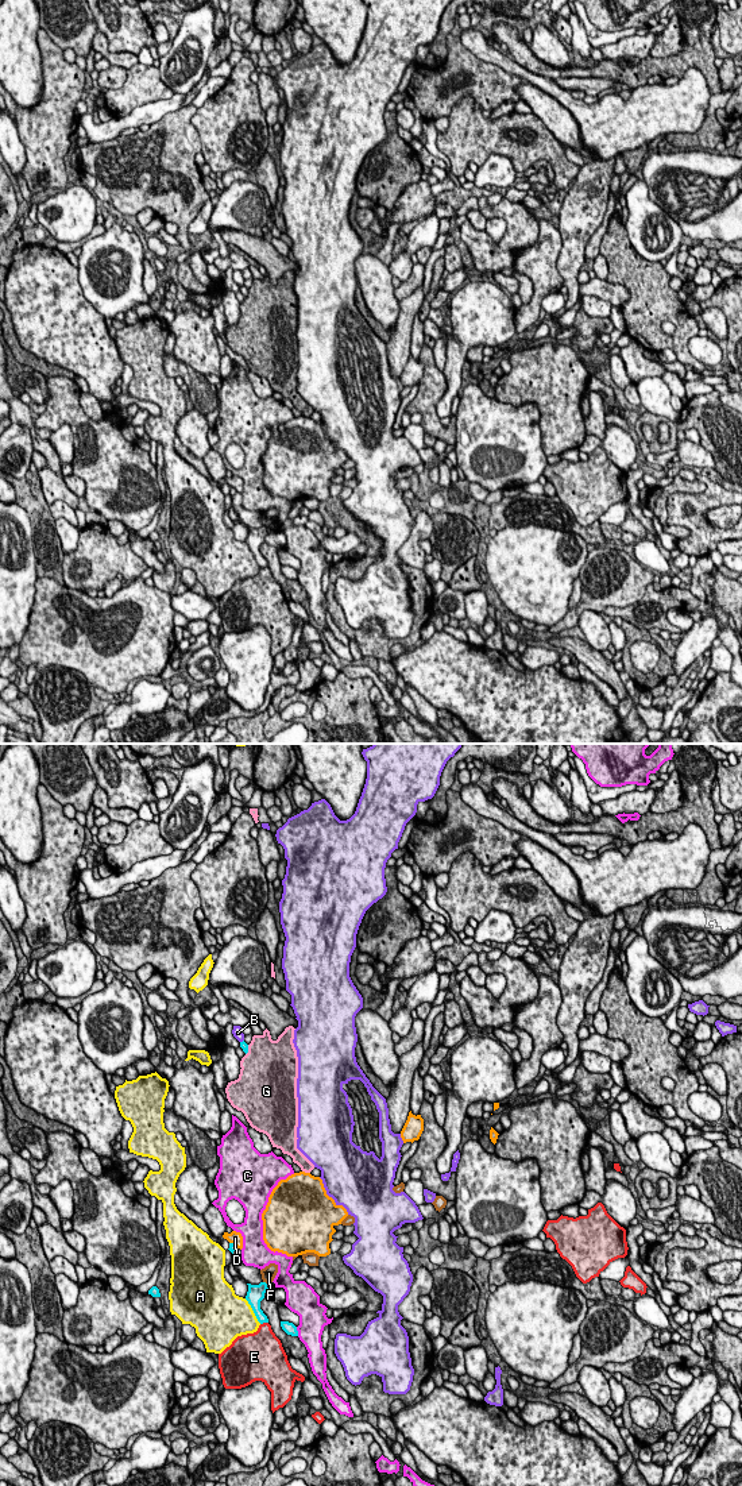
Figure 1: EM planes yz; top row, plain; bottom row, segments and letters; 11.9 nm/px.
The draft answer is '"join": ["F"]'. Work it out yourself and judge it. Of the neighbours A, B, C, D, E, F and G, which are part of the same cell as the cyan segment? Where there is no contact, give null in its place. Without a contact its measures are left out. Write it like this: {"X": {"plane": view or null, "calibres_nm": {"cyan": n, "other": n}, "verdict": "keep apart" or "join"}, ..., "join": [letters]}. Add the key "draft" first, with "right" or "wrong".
{"draft": "wrong", "A": {"plane": "yz", "calibres_nm": {"cyan": 200, "other": 480}, "verdict": "keep apart"}, "B": {"plane": "yz", "calibres_nm": {"cyan": 90, "other": 130}, "verdict": "keep apart"}, "C": {"plane": "yz", "calibres_nm": {"cyan": 140, "other": 320}, "verdict": "keep apart"}, "D": {"plane": "yz", "calibres_nm": {"cyan": 90, "other": 140}, "verdict": "keep apart"}, "E": {"plane": "yz", "calibres_nm": {"cyan": 130, "other": 320}, "verdict": "keep apart"}, "F": {"plane": "yz", "calibres_nm": {"cyan": 200, "other": 170}, "verdict": "keep apart"}, "G": {"plane": "yz", "calibres_nm": {"cyan": 90, "other": 480}, "verdict": "keep apart"}, "join": []}

